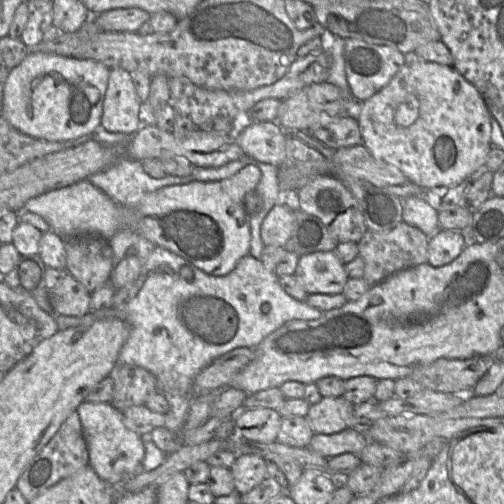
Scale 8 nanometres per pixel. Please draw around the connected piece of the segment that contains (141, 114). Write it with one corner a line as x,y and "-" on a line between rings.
111,67
103,103
101,129
109,132
135,134
143,123
151,123
145,113
147,102
141,103
131,73

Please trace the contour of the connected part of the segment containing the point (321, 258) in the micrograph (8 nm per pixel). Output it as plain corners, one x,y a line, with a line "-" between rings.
335,250
300,256
294,274
308,295
340,294
349,279

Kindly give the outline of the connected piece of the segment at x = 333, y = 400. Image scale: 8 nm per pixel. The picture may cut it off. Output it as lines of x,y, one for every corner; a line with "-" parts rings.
322,397
315,404
310,405
307,419
315,434
334,434
351,427
354,404
340,397

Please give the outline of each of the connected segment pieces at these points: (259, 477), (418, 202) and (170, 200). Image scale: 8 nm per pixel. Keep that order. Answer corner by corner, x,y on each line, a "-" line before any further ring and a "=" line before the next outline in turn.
256,454
237,456
229,469
234,478
235,492
240,495
248,493
268,477
266,460
=
409,197
404,199
402,221
432,236
439,228
438,211
433,202
425,198
=
248,165
232,177
219,182
201,183
194,181
163,187
148,193
142,197
136,210
128,210
120,206
88,180
82,180
28,200
22,211
41,216
48,223
50,230
62,239
82,235
97,235
109,240
122,229
134,230
156,247
165,248
183,257
203,272
213,276
225,276
233,271
244,256
249,254
251,234
244,199
247,193
255,190
260,178
259,168
255,165

